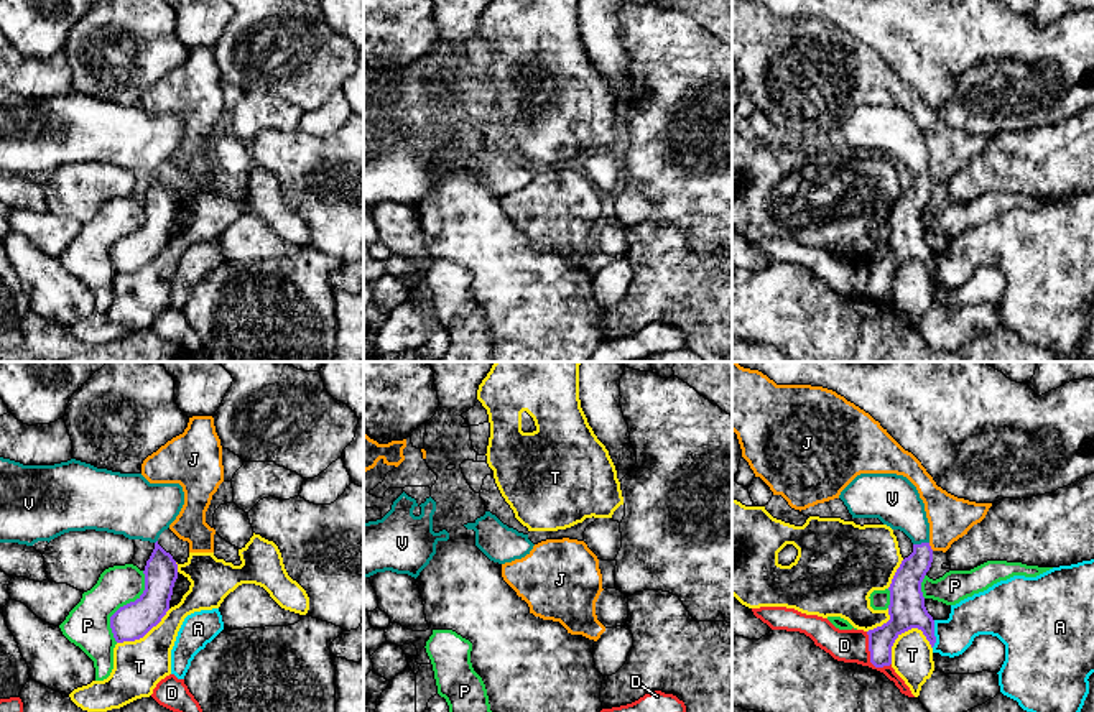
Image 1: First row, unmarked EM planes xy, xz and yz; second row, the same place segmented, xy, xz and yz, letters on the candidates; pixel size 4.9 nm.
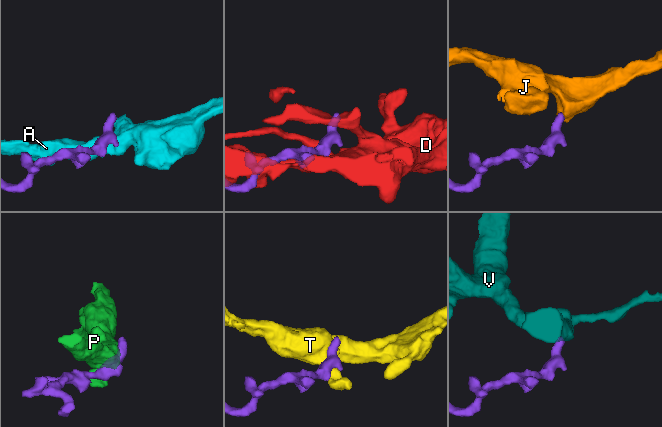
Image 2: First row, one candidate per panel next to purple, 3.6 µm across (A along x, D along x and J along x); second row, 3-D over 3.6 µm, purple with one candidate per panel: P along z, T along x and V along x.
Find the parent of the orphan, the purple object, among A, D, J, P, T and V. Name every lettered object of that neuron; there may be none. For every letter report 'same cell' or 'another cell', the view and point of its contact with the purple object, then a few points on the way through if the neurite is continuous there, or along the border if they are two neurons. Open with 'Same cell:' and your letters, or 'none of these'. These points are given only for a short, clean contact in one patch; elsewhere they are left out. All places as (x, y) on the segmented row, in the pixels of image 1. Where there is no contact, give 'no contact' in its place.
Same cell: V
A: another cell; contact yz (933, 633); border yz (935, 620), (935, 643), (931, 647)
D: another cell; contact yz (871, 656)
J: another cell; contact yz (930, 546); border yz (928, 543), (933, 550)
P: another cell; contact xy (124, 605)
T: another cell; contact yz (895, 638)
V: same cell; contact yz (922, 543); way yz (905, 591), (922, 543), (913, 522), (894, 500)

